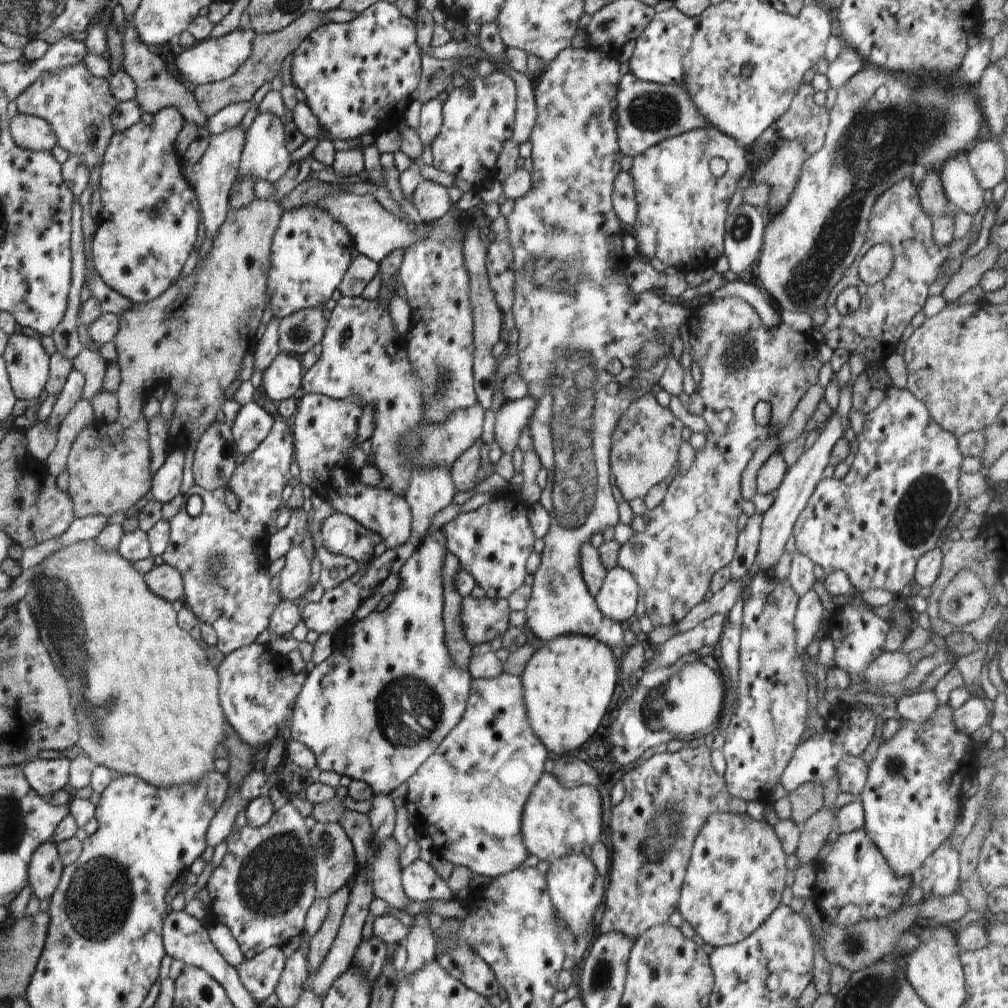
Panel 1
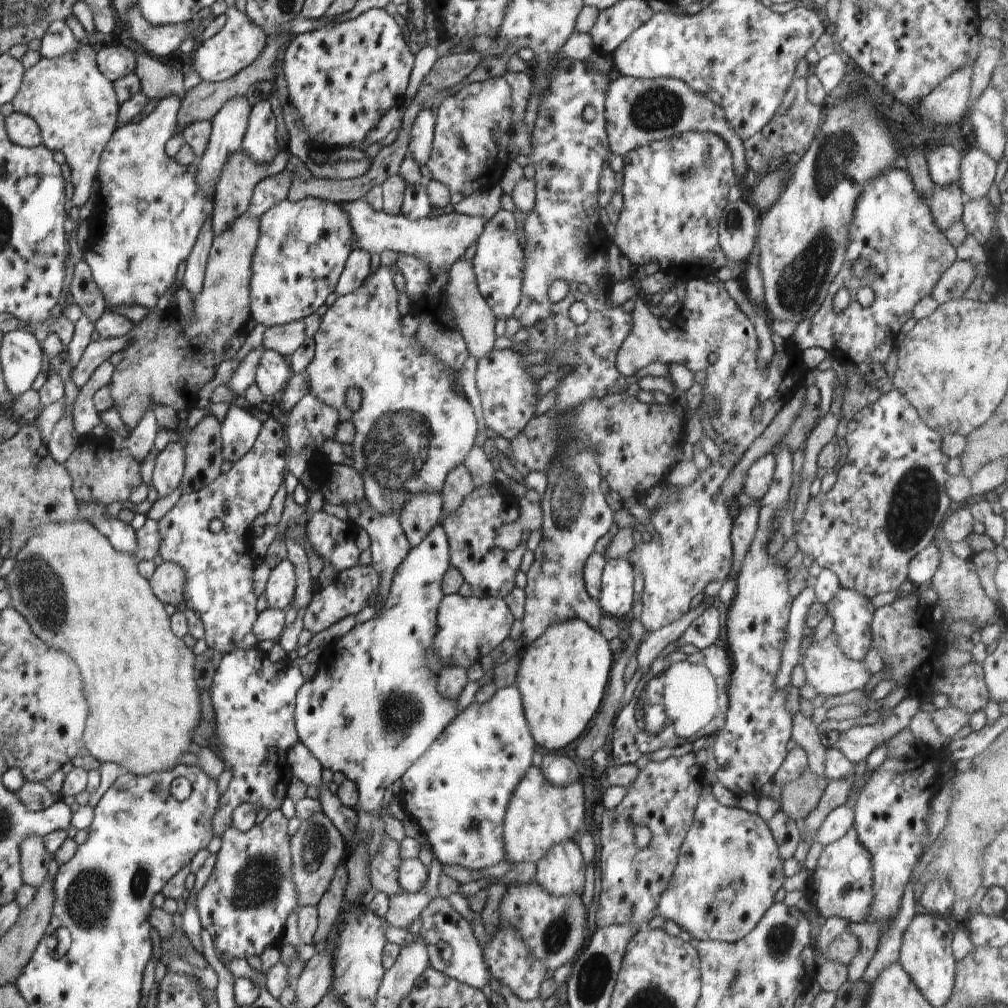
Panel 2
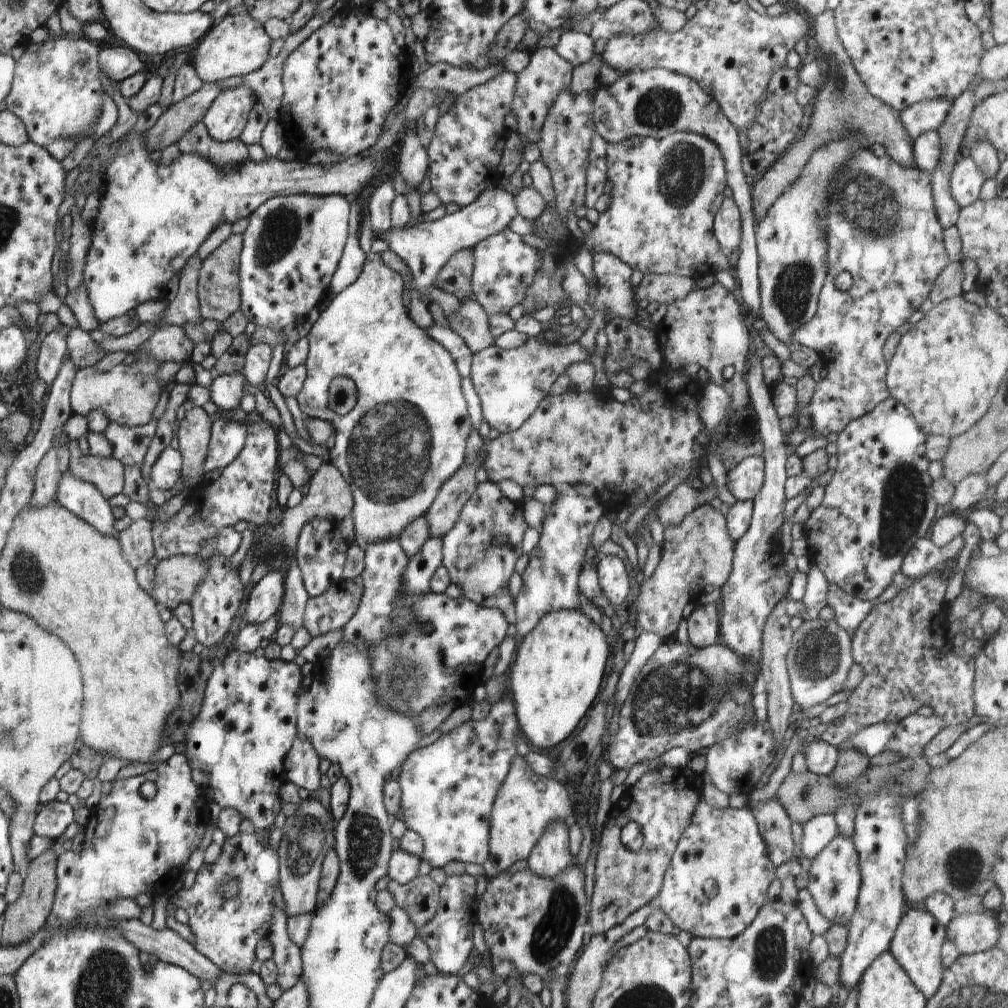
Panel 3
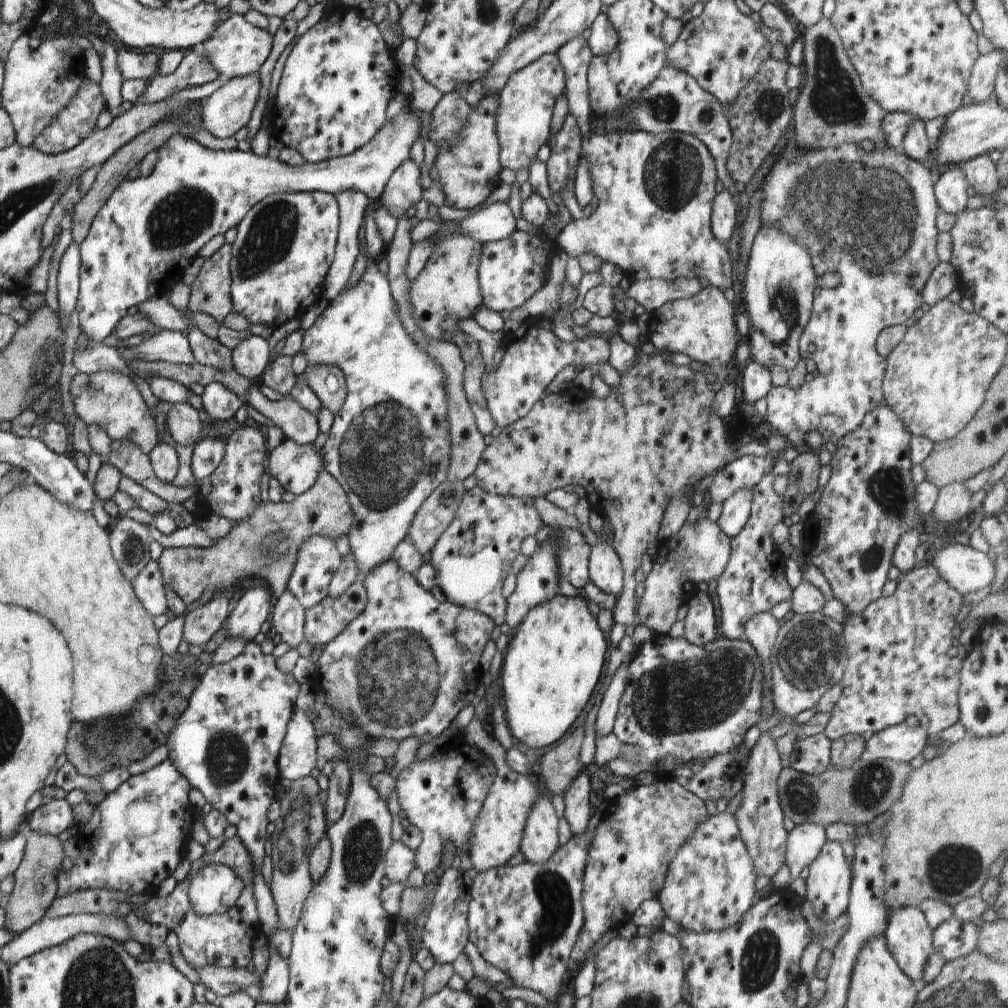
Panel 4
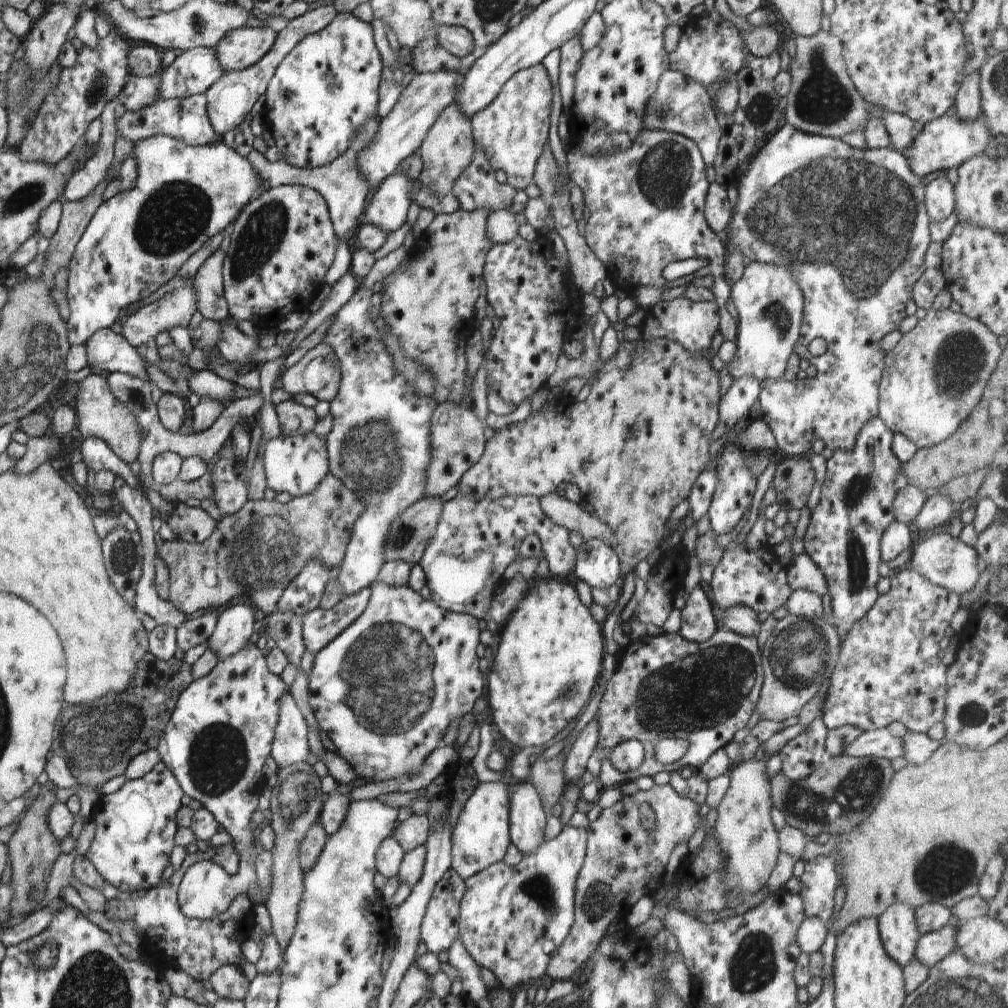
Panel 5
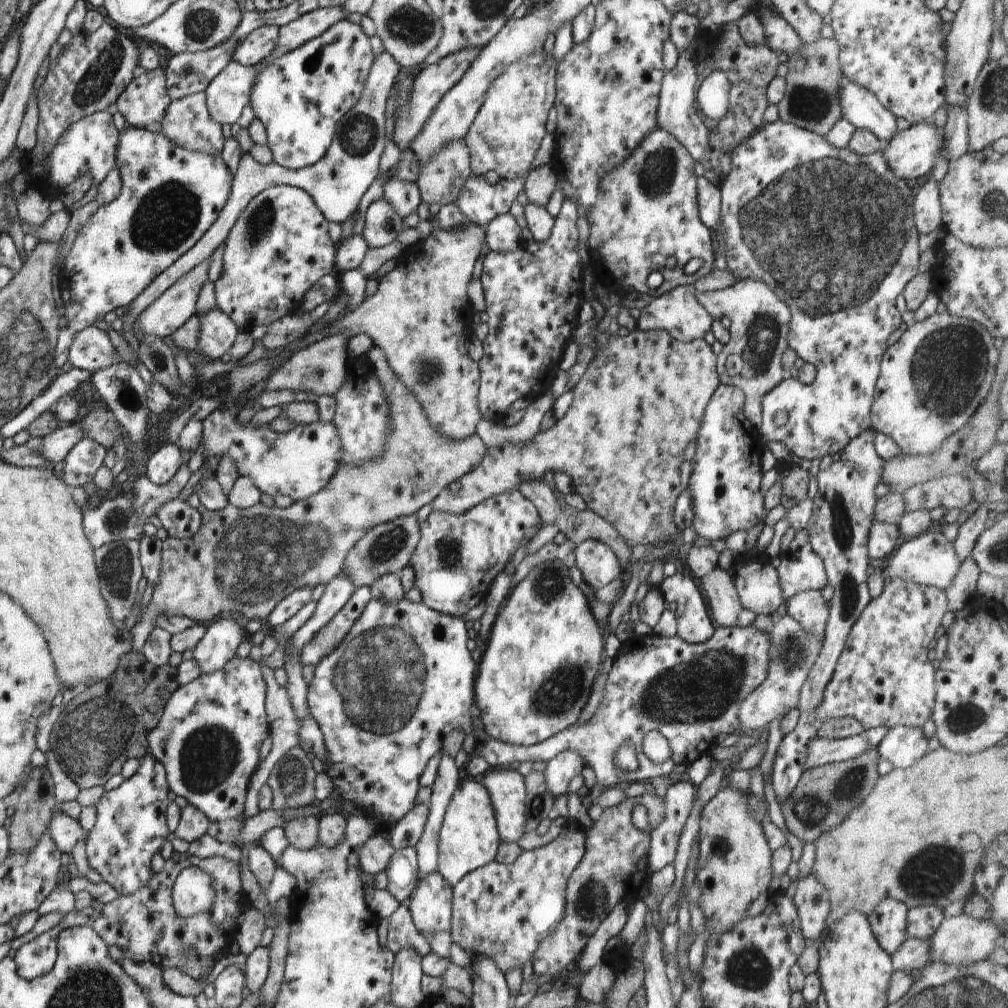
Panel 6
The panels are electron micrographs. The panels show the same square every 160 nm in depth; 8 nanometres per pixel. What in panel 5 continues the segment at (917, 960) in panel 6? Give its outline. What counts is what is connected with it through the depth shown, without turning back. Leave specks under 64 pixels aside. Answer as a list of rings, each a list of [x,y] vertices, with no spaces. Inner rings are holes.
[[[953,921],[936,932],[921,935],[914,951],[915,959],[928,968],[938,964],[938,961],[954,951],[956,931],[958,928]]]

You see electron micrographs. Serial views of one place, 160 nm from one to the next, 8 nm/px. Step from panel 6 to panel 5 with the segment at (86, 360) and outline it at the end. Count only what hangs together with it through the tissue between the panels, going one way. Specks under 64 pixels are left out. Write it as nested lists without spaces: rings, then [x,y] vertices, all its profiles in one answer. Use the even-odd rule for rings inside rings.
[[[117,328],[97,330],[86,340],[87,364],[105,375],[118,371],[149,381],[142,358]]]

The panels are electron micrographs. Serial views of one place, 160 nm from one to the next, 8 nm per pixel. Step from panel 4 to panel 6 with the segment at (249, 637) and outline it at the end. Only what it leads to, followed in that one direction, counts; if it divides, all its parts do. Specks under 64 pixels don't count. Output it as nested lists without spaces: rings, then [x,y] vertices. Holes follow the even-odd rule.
[[[229,617],[218,619],[208,626],[202,640],[192,650],[201,674],[212,674],[224,669],[226,663],[236,656],[236,649],[246,636],[245,629]]]

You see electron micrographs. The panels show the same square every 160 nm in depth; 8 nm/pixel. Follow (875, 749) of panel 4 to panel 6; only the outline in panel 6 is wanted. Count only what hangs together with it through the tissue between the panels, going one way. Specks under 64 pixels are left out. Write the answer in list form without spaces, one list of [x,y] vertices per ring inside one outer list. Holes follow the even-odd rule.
[[[865,733],[832,740],[816,736],[807,744],[807,755],[803,767],[811,769],[828,763],[839,763],[858,756],[868,747],[872,746],[869,745]]]

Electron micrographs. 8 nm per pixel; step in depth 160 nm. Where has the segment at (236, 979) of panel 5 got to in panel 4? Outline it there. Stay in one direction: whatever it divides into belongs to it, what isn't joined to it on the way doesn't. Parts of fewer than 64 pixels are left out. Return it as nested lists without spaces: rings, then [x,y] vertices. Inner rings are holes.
[[[204,966],[198,971],[205,988],[218,996],[225,997],[232,993],[246,993],[251,999],[259,1000],[260,977],[244,967]]]

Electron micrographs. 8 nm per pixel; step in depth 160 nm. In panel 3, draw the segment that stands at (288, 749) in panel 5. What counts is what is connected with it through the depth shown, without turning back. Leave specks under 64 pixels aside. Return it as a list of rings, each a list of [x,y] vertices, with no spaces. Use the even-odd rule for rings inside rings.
[[[296,736],[283,762],[287,780],[314,795],[320,785],[319,762],[319,754],[313,744]]]

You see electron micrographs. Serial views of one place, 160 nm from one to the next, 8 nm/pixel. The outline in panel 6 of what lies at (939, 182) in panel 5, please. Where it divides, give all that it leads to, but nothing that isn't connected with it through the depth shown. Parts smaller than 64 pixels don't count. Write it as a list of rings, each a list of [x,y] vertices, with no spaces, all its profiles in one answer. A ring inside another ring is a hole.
[[[933,178],[924,183],[912,203],[914,226],[920,236],[933,233],[942,226],[942,207],[937,183]]]

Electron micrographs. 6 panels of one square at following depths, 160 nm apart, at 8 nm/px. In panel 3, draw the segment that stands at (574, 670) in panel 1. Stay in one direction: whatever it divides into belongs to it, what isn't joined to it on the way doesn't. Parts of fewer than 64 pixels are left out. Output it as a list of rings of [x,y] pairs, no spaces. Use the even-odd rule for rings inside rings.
[[[555,610],[542,616],[518,646],[516,659],[510,670],[510,680],[507,681],[523,738],[536,748],[552,748],[564,742],[578,728],[586,710],[592,708],[604,680],[604,666],[608,662],[608,656],[610,648],[602,629],[582,610]]]

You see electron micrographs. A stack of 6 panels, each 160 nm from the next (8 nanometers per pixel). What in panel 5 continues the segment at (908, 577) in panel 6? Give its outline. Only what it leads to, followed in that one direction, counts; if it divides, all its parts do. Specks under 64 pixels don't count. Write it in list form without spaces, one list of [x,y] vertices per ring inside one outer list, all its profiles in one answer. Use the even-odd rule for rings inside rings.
[[[946,528],[936,530],[929,538],[916,544],[910,558],[910,569],[925,576],[932,584],[962,595],[976,585],[980,573],[977,571],[979,556],[974,547],[952,537]]]

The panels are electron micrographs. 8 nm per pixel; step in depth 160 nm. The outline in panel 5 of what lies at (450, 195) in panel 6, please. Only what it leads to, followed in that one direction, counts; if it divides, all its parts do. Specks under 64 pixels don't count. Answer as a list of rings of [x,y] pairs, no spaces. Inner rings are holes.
[[[454,102],[440,113],[418,149],[423,162],[423,168],[419,175],[421,186],[427,187],[439,197],[450,195],[455,180],[472,162],[475,149],[471,119],[464,116]]]

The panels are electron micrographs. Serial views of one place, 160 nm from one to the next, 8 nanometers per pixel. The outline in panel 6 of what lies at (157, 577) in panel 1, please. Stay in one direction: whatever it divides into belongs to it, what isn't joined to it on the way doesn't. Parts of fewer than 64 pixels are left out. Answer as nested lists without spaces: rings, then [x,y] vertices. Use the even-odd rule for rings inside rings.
[[[374,345],[368,353],[368,360],[374,369],[374,376],[378,379],[379,385],[382,386],[383,396],[386,399],[388,405],[388,418],[389,428],[391,431],[387,436],[384,450],[371,461],[364,461],[363,463],[341,463],[336,471],[336,474],[330,479],[330,482],[326,484],[320,492],[309,496],[308,498],[294,501],[293,504],[288,508],[280,508],[276,506],[267,507],[261,502],[254,506],[241,509],[237,506],[228,503],[222,510],[211,511],[206,510],[201,513],[200,528],[190,538],[174,538],[167,537],[162,541],[161,548],[161,565],[160,574],[155,582],[152,599],[148,603],[147,607],[144,608],[141,619],[131,628],[131,650],[140,653],[145,646],[145,642],[149,640],[149,633],[154,630],[155,620],[159,615],[172,615],[173,617],[188,617],[189,619],[195,620],[198,624],[203,622],[212,622],[216,618],[224,618],[224,616],[217,616],[224,611],[238,612],[242,616],[246,616],[248,620],[262,620],[271,613],[271,610],[279,603],[282,602],[286,595],[294,592],[296,589],[314,589],[318,585],[326,586],[333,578],[340,575],[343,570],[342,565],[344,559],[348,554],[348,551],[358,542],[359,538],[362,538],[366,531],[369,531],[373,526],[381,525],[386,521],[394,520],[399,516],[416,515],[417,511],[422,508],[425,504],[431,504],[431,502],[438,496],[438,493],[446,486],[457,481],[461,476],[469,473],[472,469],[475,469],[482,459],[484,458],[486,447],[482,442],[482,439],[474,433],[467,439],[461,441],[455,441],[446,437],[443,437],[431,424],[427,421],[427,416],[423,413],[422,407],[416,400],[416,397],[404,386],[395,376],[394,372],[390,368],[389,362],[386,360],[382,349],[378,345]]]

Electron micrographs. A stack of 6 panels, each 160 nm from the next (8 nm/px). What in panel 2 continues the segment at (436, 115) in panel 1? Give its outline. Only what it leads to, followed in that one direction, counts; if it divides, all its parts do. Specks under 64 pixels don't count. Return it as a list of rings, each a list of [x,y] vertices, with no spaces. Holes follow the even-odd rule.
[[[430,109],[419,110],[410,129],[409,153],[422,166],[428,162],[434,138],[436,119]]]

